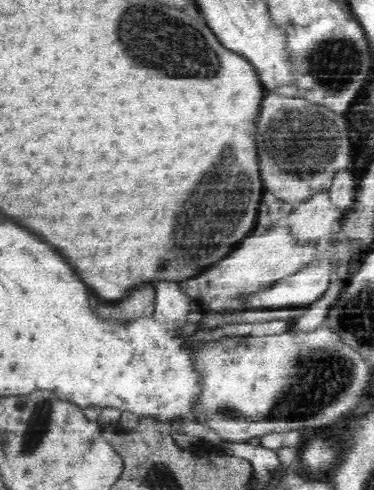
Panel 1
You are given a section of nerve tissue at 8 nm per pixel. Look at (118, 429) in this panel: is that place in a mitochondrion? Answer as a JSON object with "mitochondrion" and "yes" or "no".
{"mitochondrion":"no"}

